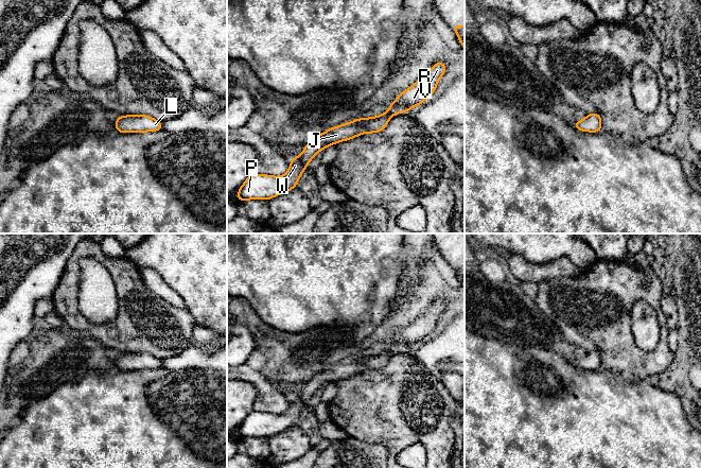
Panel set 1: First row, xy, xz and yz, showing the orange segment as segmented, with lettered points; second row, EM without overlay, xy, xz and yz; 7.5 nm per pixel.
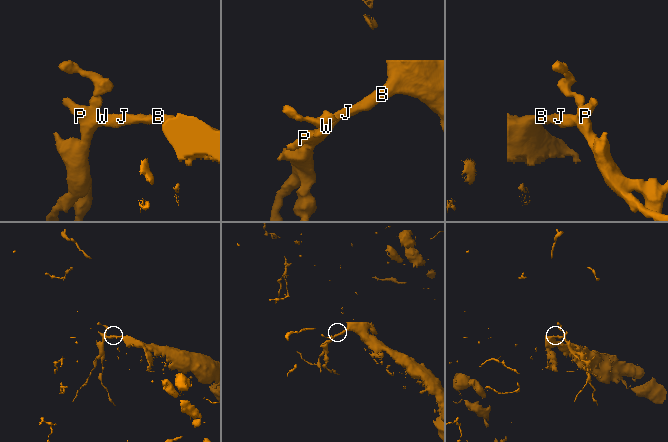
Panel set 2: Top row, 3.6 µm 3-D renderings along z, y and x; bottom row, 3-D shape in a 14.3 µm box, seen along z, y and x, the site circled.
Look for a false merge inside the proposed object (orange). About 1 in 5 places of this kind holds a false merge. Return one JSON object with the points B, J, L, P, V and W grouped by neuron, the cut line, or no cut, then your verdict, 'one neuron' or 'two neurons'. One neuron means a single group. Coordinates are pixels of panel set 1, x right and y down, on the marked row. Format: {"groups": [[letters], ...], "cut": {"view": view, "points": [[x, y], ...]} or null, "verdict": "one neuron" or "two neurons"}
{"groups": [["B", "J", "L", "P", "V", "W"]], "cut": null, "verdict": "one neuron"}

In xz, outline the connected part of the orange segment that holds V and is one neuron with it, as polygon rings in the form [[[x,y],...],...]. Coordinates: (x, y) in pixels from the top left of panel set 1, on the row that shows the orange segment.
[[[437,62],[432,69],[416,84],[400,93],[389,110],[376,117],[358,118],[343,125],[333,126],[325,133],[314,137],[305,144],[303,152],[291,159],[288,171],[282,176],[255,174],[246,178],[238,190],[238,202],[247,200],[267,200],[291,191],[299,183],[301,173],[308,163],[321,151],[334,143],[347,141],[365,133],[382,132],[393,115],[407,112],[416,105],[423,104],[436,90],[437,84],[446,71],[442,62]]]

